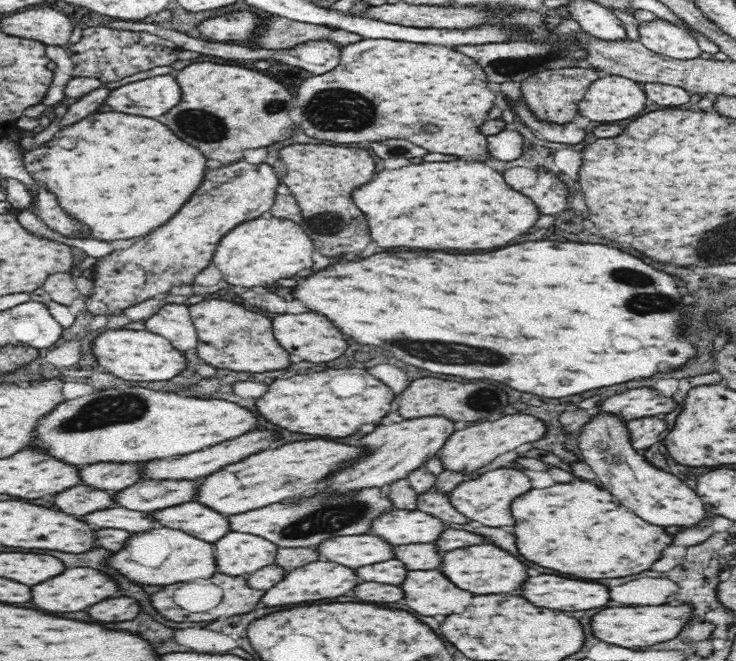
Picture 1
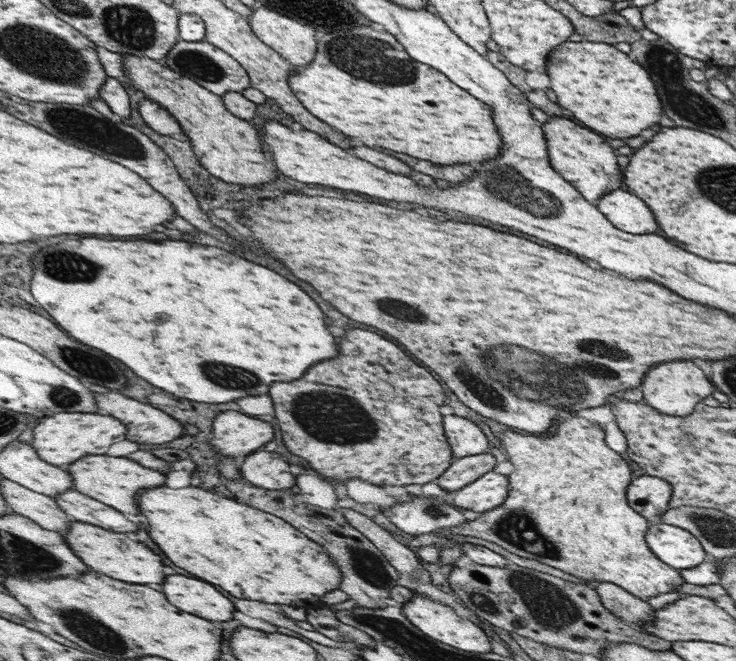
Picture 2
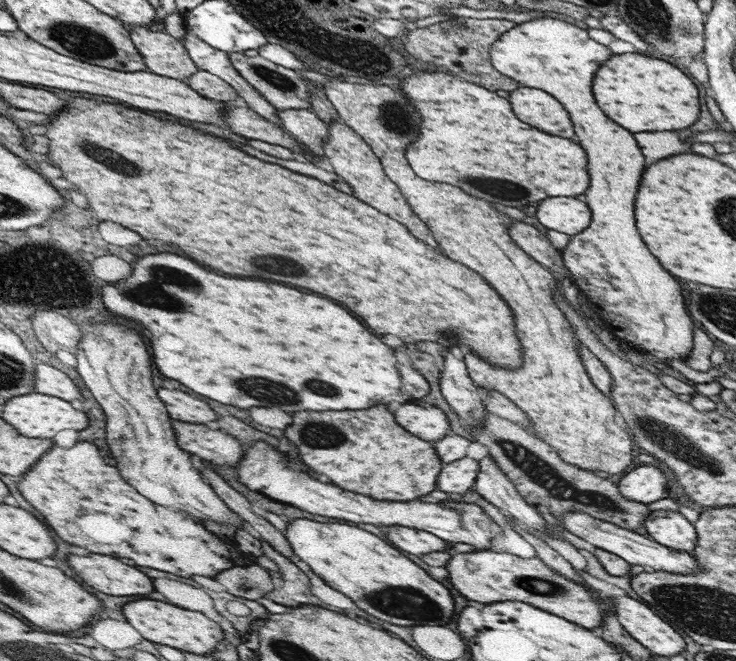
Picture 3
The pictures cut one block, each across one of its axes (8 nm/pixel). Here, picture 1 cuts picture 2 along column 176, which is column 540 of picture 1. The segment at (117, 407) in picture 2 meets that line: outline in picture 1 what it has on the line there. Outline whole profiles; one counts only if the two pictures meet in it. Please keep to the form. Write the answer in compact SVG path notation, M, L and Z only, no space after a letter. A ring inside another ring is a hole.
M512 414L494 422L482 422L478 426L461 425L449 436L448 442L438 454L444 470L463 472L467 477L474 476L480 471L495 466L502 459L511 457L514 449L526 442L533 443L546 434L545 421L528 414Z

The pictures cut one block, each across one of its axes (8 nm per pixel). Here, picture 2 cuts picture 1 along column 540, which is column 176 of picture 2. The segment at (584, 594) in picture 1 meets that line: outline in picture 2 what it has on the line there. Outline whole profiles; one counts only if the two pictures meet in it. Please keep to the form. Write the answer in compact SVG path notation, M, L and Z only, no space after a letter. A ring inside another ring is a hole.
M174 574L166 580L162 592L166 592L182 612L194 612L194 616L206 616L206 620L214 622L232 620L234 604L208 582Z

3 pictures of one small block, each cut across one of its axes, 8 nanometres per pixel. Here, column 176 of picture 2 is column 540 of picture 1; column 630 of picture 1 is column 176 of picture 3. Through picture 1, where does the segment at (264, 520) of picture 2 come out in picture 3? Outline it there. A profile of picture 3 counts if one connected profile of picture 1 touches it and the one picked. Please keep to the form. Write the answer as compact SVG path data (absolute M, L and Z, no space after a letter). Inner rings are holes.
M77 441L72 448L54 446L40 462L19 480L20 494L36 508L42 520L70 544L96 554L130 558L136 566L148 566L178 576L208 576L234 566L254 564L254 557L242 553L233 539L216 538L206 532L194 516L168 510L140 496L126 484L114 466L104 464L91 442Z

